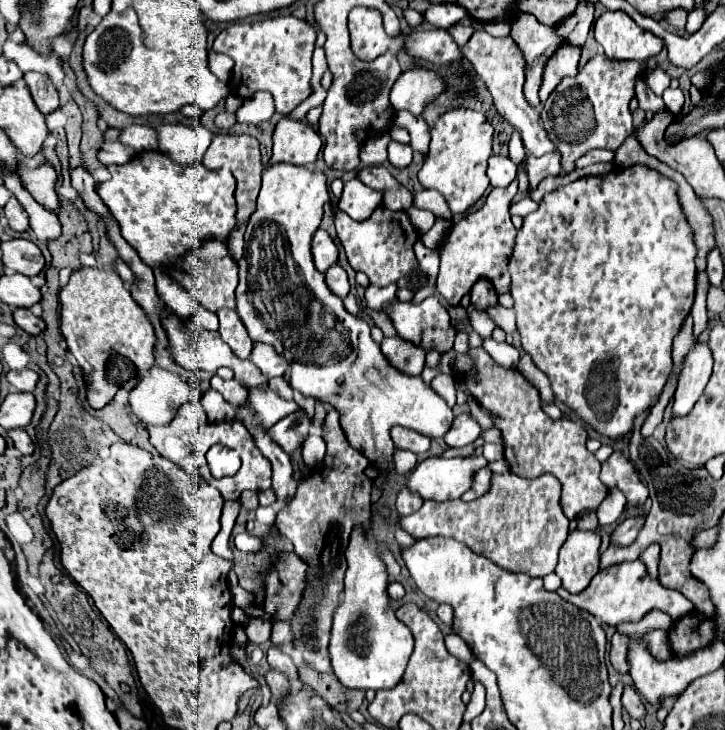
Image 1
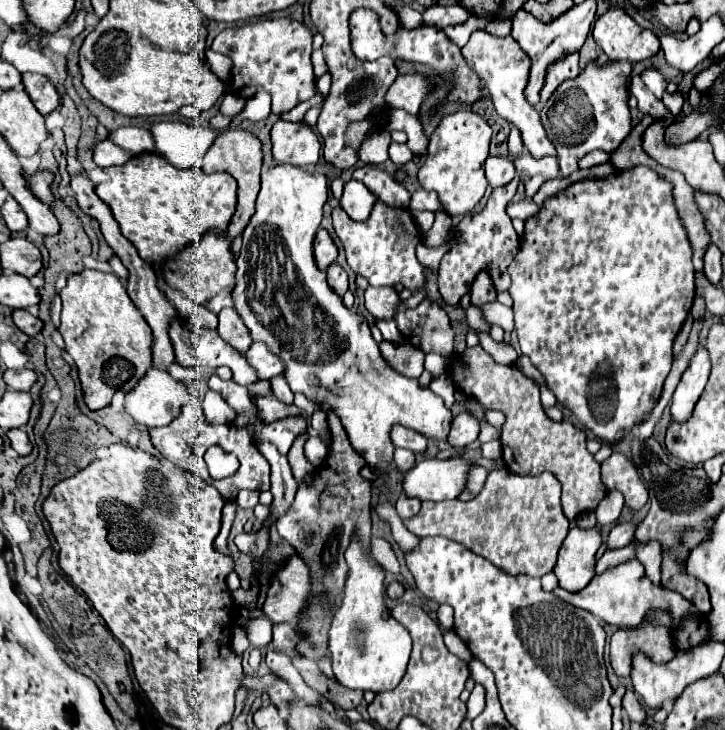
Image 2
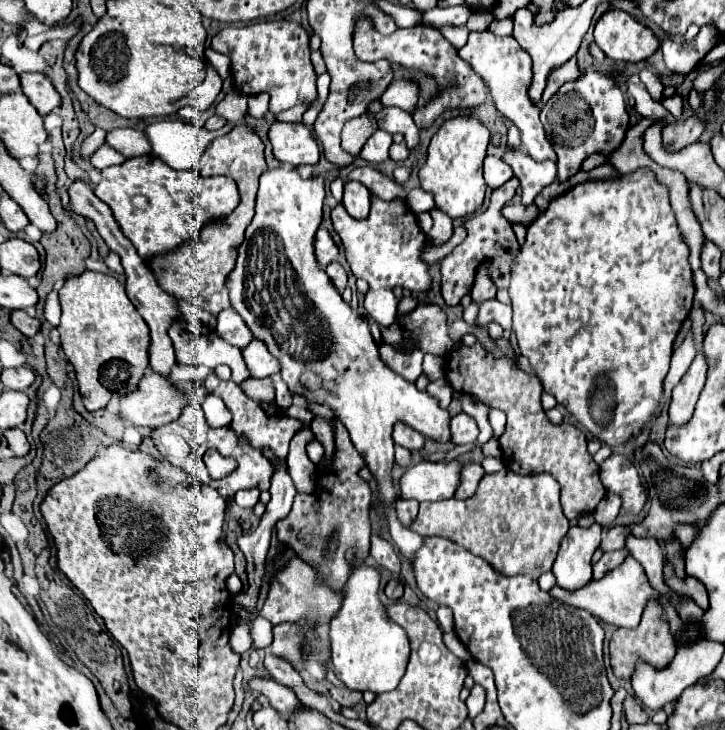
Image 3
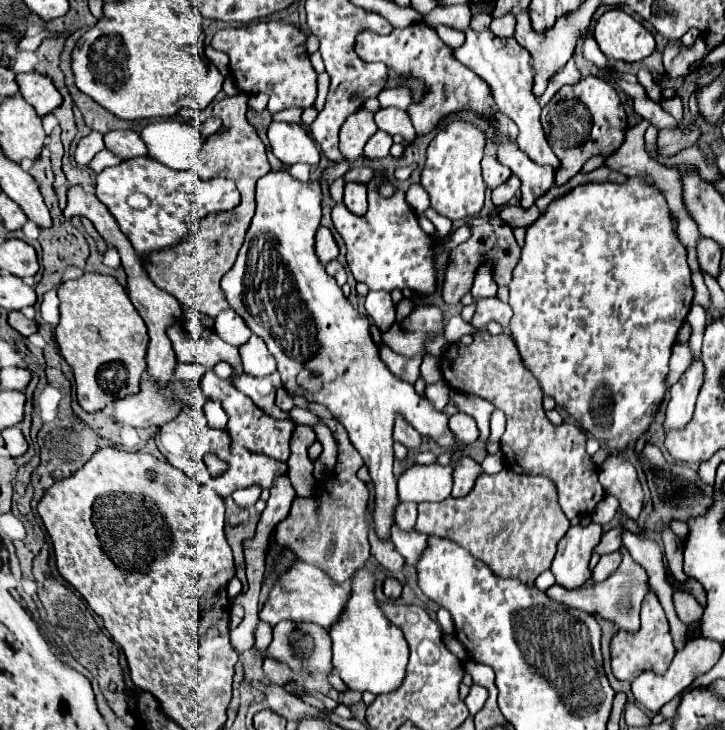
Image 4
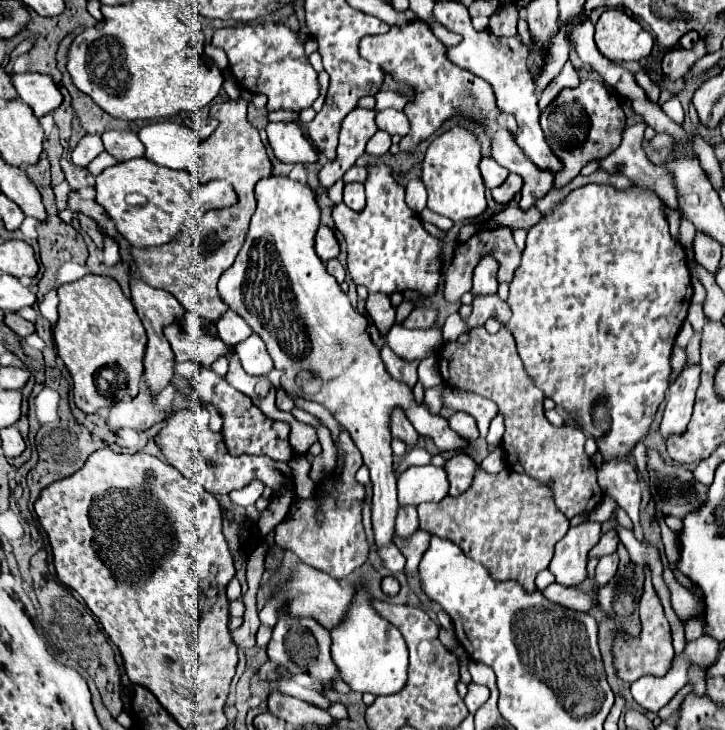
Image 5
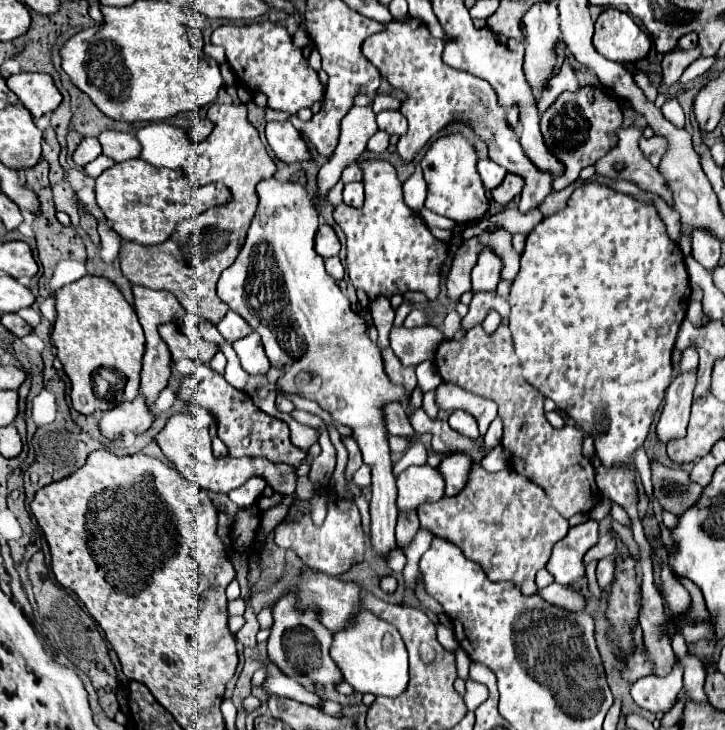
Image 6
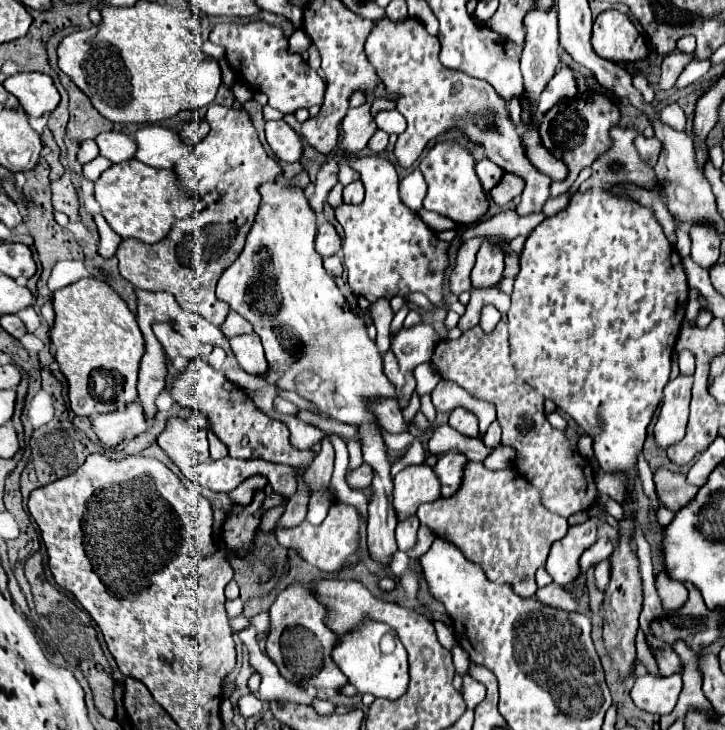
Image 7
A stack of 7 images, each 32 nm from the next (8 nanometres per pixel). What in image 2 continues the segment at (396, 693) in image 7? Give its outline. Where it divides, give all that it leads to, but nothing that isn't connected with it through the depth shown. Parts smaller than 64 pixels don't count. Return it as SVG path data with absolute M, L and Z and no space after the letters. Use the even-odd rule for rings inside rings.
M352 542L346 550L346 562L350 572L340 608L334 612L330 626L328 650L334 676L342 686L352 690L372 690L376 694L394 690L406 672L412 638L402 624L392 620L384 604L384 570L372 562L370 550L362 550L358 542Z

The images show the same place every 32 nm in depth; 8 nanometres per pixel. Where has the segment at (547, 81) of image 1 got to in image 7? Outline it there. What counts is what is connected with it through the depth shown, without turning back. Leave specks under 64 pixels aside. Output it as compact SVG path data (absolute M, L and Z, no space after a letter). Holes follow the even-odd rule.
M560 66L556 76L548 82L548 88L540 94L538 102L538 114L546 114L552 106L556 106L562 98L574 98L576 96L576 82L572 76L572 70L568 66Z

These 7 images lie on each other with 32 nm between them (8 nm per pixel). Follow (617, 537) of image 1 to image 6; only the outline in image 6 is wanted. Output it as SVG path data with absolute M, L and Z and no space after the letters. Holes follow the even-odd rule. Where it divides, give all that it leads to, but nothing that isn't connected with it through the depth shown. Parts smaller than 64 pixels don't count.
M610 534L600 536L600 540L596 542L596 546L592 546L592 548L584 554L584 566L588 566L588 564L594 562L594 560L602 560L602 558L614 554L614 552L616 552L616 542L614 542L614 538L612 538Z

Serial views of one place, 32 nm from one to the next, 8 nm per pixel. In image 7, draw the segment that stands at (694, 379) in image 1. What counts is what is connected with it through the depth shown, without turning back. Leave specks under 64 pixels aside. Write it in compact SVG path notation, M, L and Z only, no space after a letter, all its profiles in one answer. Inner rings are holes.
M678 376L670 380L664 388L664 400L660 404L660 414L654 426L654 440L664 450L684 438L684 428L688 422L690 388L692 376Z

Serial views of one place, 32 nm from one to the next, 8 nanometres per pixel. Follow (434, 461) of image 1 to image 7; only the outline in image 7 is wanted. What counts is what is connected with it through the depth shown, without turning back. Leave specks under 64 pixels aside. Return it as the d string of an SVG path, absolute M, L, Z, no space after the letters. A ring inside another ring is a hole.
M406 466L394 476L392 506L398 520L412 518L420 504L440 498L440 482L430 466Z

